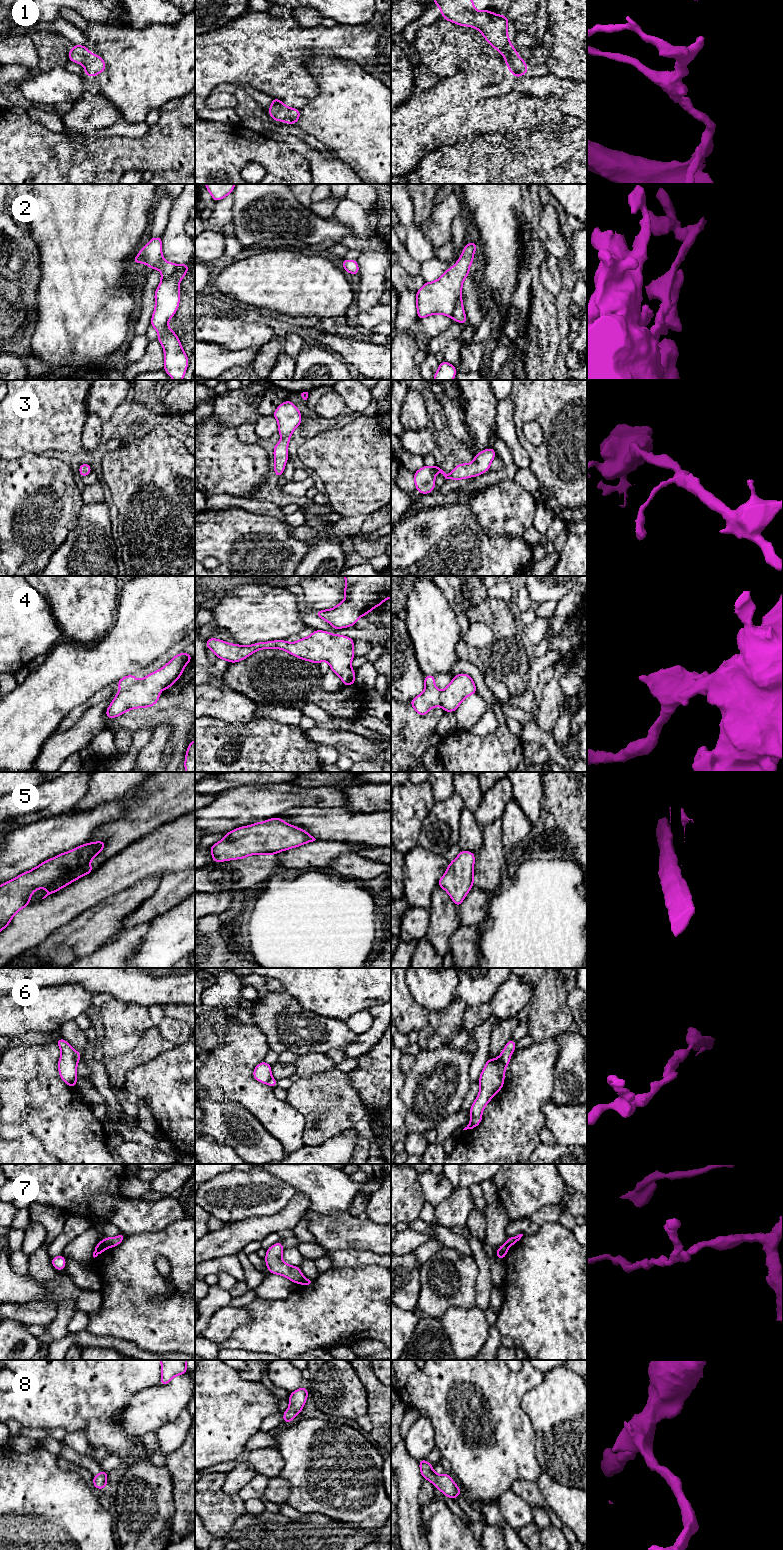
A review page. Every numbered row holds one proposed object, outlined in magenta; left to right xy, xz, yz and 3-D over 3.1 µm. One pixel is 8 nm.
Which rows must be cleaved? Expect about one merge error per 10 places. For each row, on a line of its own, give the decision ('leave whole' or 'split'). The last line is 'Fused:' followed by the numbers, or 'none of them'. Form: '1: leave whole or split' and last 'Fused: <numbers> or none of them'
1: leave whole
2: leave whole
3: leave whole
4: leave whole
5: split
6: split
7: split
8: leave whole
Fused: 5, 6, 7

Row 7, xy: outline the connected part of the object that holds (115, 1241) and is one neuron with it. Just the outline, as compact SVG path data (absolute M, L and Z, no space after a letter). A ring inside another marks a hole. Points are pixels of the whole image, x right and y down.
M121 1233L120 1235L113 1238L105 1237L102 1241L106 1244L108 1248L111 1248L118 1246L125 1238L126 1235L124 1233Z

